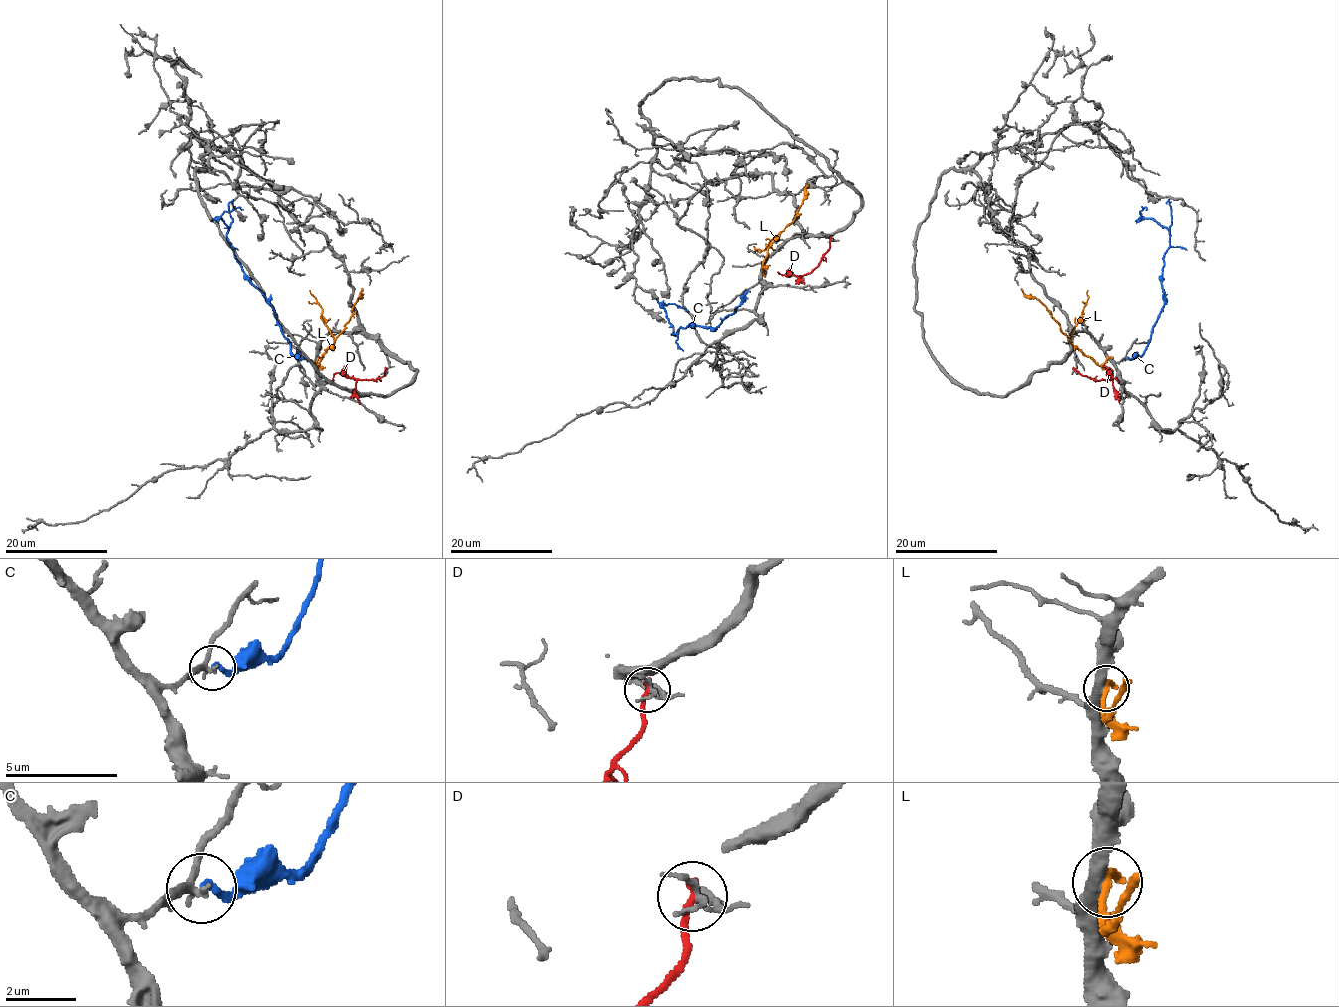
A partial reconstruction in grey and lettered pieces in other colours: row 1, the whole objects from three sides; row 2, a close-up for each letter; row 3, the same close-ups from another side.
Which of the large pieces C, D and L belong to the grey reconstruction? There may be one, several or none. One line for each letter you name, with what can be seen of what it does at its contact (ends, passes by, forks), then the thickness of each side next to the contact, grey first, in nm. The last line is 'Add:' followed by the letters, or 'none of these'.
Add: none of these

